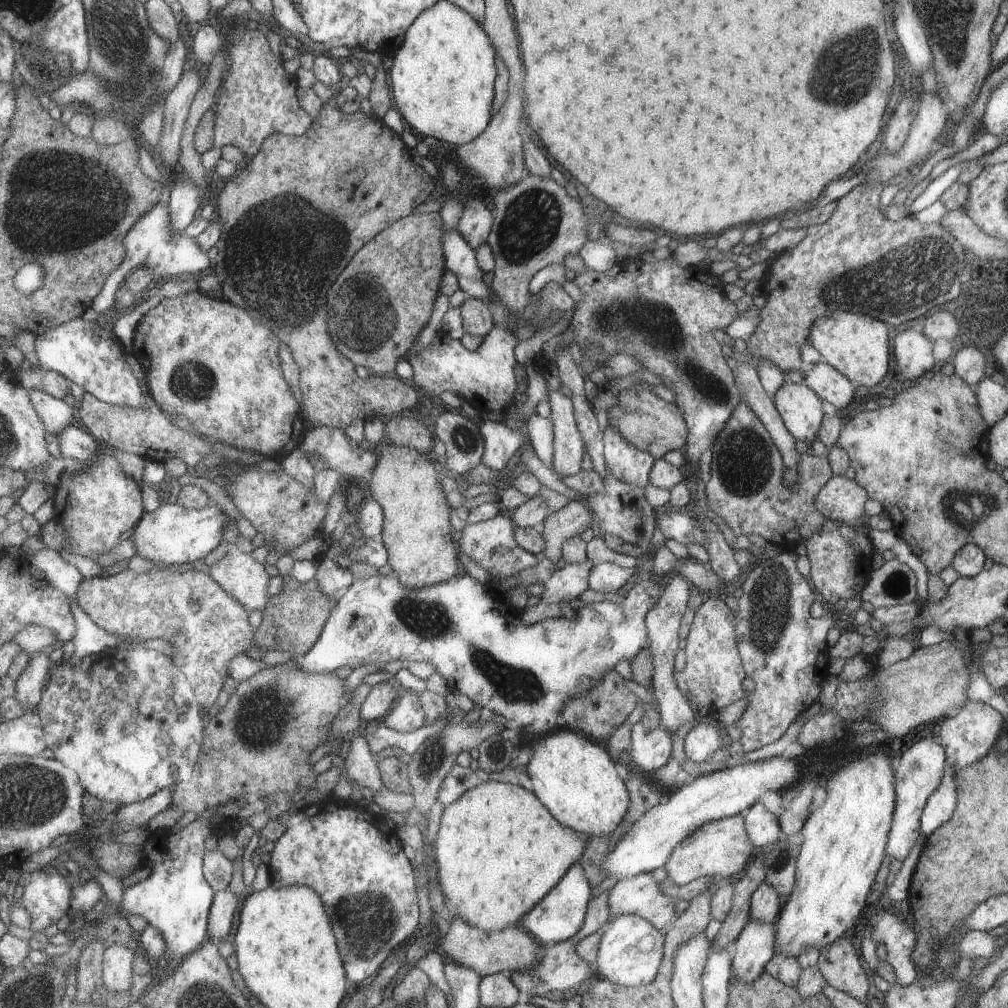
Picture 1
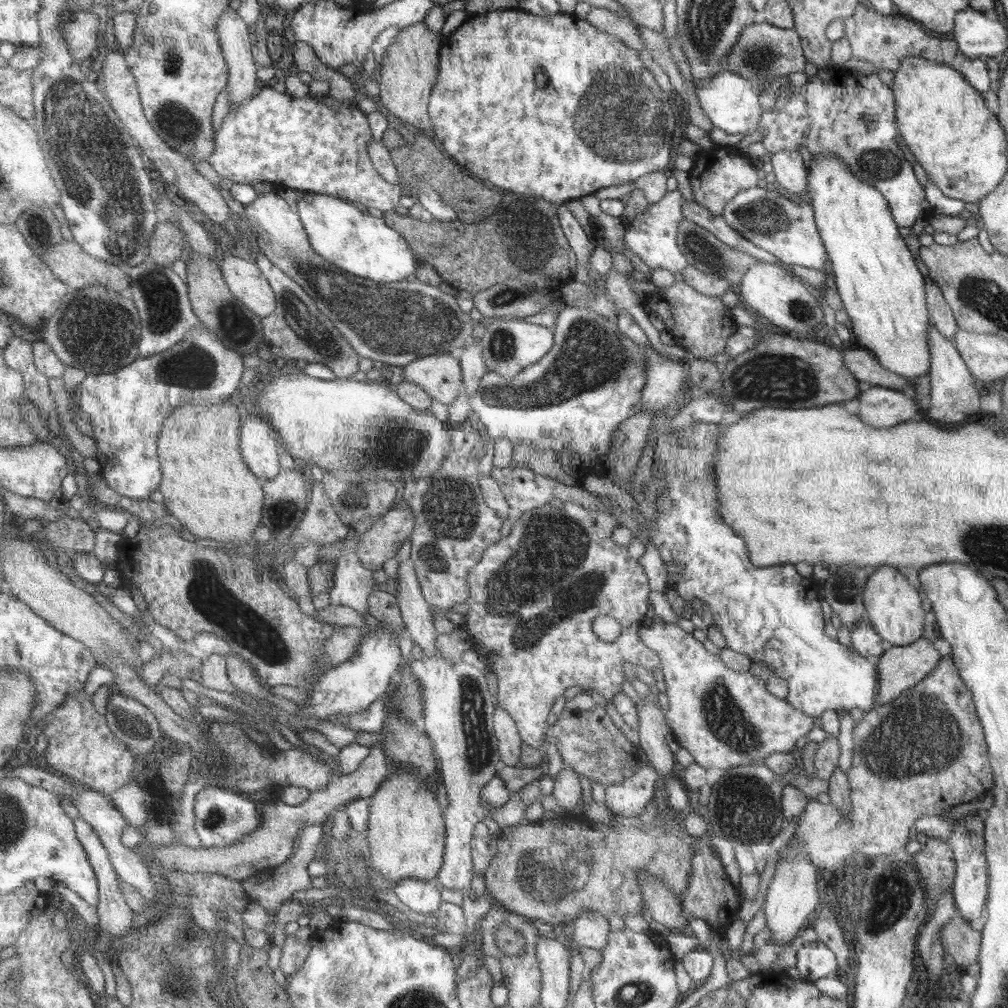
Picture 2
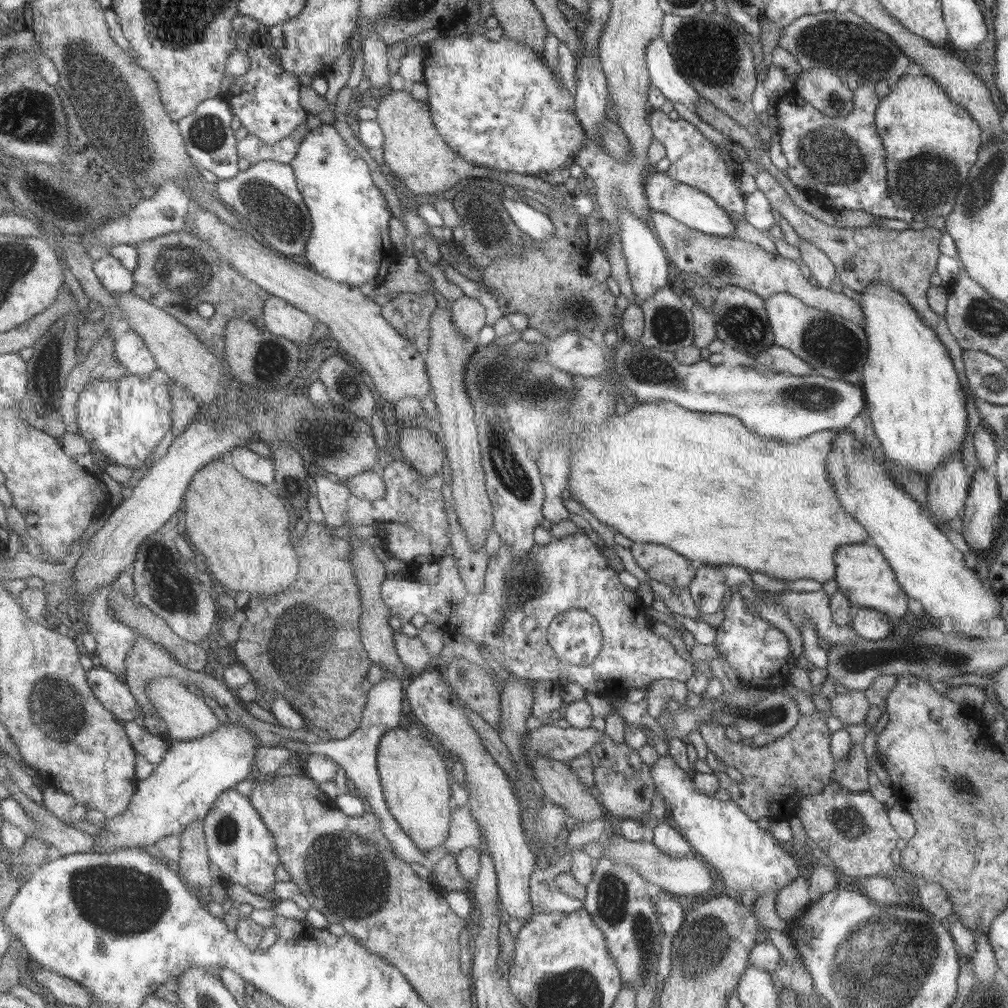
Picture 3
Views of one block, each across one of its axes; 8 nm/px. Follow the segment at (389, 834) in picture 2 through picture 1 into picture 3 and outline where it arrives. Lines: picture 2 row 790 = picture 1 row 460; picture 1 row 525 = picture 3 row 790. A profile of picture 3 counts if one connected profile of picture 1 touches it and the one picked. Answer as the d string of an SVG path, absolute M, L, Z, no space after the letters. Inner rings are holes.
M397 728L387 732L381 740L379 772L389 808L393 810L403 830L419 844L419 848L427 854L439 846L445 846L449 840L453 816L453 808L449 806L453 778L445 756L425 736L413 736L411 732Z

